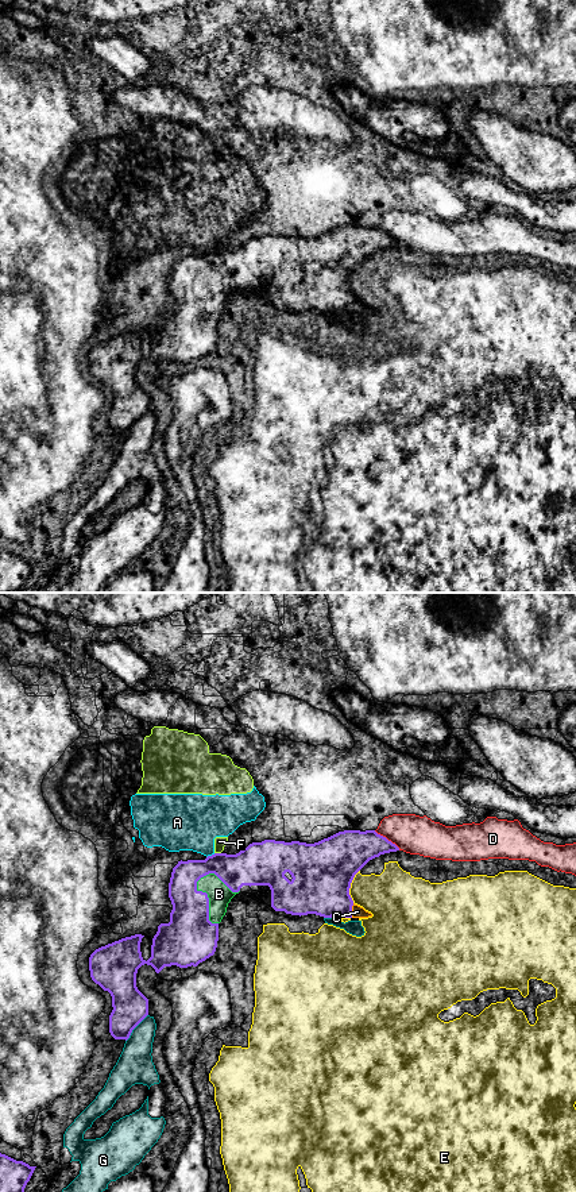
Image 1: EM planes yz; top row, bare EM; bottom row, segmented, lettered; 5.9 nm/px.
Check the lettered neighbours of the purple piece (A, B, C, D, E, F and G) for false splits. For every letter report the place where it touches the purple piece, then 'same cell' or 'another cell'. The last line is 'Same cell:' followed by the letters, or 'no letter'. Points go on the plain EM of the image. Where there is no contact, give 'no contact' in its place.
A: meets purple in yz at (212, 250); another cell
B: meets purple in yz at (207, 292); same cell
C: meets purple in yz at (351, 305); same cell
D: meets purple in yz at (386, 234); another cell
E: meets purple in yz at (350, 281); another cell
F: meets purple in yz at (217, 249); another cell
G: meets purple in yz at (135, 421); another cell
Same cell: B, C

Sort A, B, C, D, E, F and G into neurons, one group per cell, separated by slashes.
A F / B C / D / E / G

